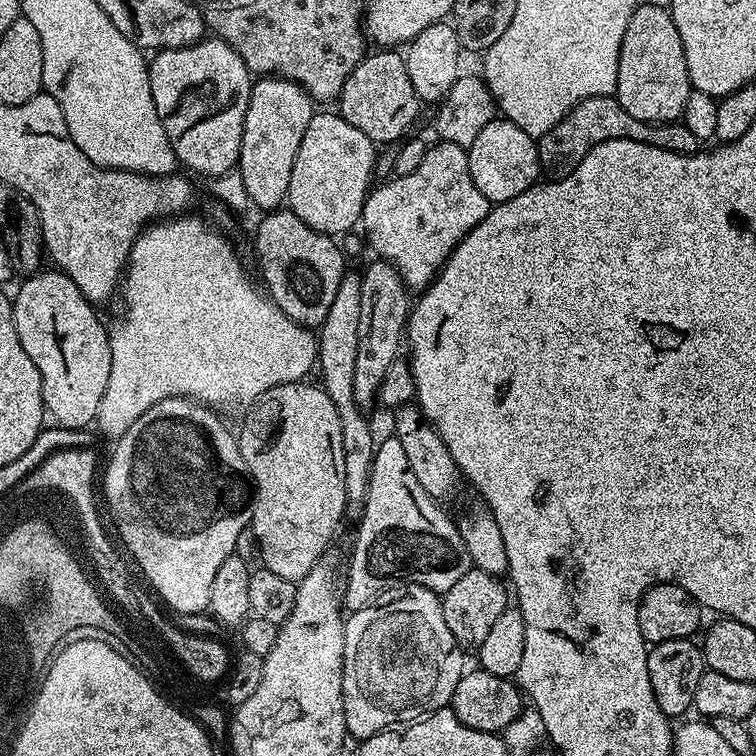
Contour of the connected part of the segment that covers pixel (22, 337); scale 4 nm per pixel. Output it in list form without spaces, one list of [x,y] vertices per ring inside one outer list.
[[[41,270],[25,279],[24,285],[17,290],[12,300],[14,326],[18,330],[18,342],[22,342],[22,350],[30,354],[30,362],[38,366],[38,374],[42,378],[42,398],[47,415],[52,416],[61,428],[85,428],[93,423],[98,414],[98,406],[102,402],[102,394],[106,394],[106,382],[110,382],[110,332],[102,321],[96,317],[97,309],[91,300],[74,286],[74,282],[66,273],[59,270]]]

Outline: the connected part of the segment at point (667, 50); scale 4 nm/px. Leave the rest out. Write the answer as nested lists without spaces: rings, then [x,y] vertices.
[[[641,3],[626,26],[626,34],[622,34],[622,50],[618,58],[618,82],[615,97],[626,110],[626,114],[638,118],[647,124],[671,124],[679,121],[684,114],[687,100],[694,91],[690,82],[690,74],[686,70],[686,50],[682,46],[682,38],[678,34],[678,26],[674,26],[674,18],[667,7],[660,4]]]

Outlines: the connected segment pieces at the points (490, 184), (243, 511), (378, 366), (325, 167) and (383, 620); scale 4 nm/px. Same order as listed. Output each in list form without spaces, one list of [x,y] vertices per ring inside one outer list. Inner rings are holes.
[[[503,118],[491,120],[474,138],[474,142],[466,150],[470,162],[470,178],[474,178],[474,186],[482,190],[489,205],[495,206],[510,198],[518,198],[527,188],[537,183],[541,175],[540,149],[537,141],[526,130],[518,130],[510,121]]]
[[[169,396],[167,400],[159,400],[115,441],[113,448],[116,449],[104,472],[104,496],[110,507],[118,507],[120,496],[131,492],[136,503],[136,508],[120,508],[116,512],[124,523],[120,528],[121,538],[140,563],[145,578],[152,583],[151,591],[184,616],[209,611],[214,574],[218,574],[218,566],[237,551],[240,535],[243,532],[245,535],[252,523],[252,477],[242,458],[237,433],[233,429],[231,432],[219,418],[211,407],[192,398]]]
[[[379,258],[373,261],[373,264],[366,265],[360,272],[362,311],[358,321],[358,356],[354,358],[354,388],[352,390],[356,403],[360,406],[366,406],[371,400],[377,399],[382,378],[386,378],[386,370],[397,363],[399,356],[396,355],[399,354],[400,348],[402,352],[402,337],[406,332],[410,311],[410,289],[402,282],[398,270],[394,270],[392,264],[387,264]]]
[[[317,111],[310,118],[310,126],[306,126],[306,134],[302,134],[302,146],[298,146],[294,170],[290,170],[287,207],[306,226],[322,234],[336,238],[351,233],[364,215],[364,203],[373,183],[372,171],[376,168],[376,152],[377,145],[335,111]]]
[[[409,584],[401,596],[385,604],[373,602],[367,608],[351,613],[344,621],[344,673],[342,694],[346,714],[347,735],[363,742],[379,732],[407,725],[451,705],[454,686],[464,677],[465,649],[450,634],[442,614],[441,597],[428,588]]]

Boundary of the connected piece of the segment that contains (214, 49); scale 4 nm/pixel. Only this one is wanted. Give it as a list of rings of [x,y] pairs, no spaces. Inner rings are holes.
[[[205,38],[185,48],[162,48],[153,56],[156,57],[151,57],[148,66],[150,94],[154,94],[154,106],[176,155],[177,165],[184,167],[185,164],[189,173],[197,172],[207,178],[225,176],[233,171],[240,162],[242,126],[254,83],[253,73],[249,72],[246,62],[242,62],[240,55],[219,38]]]

